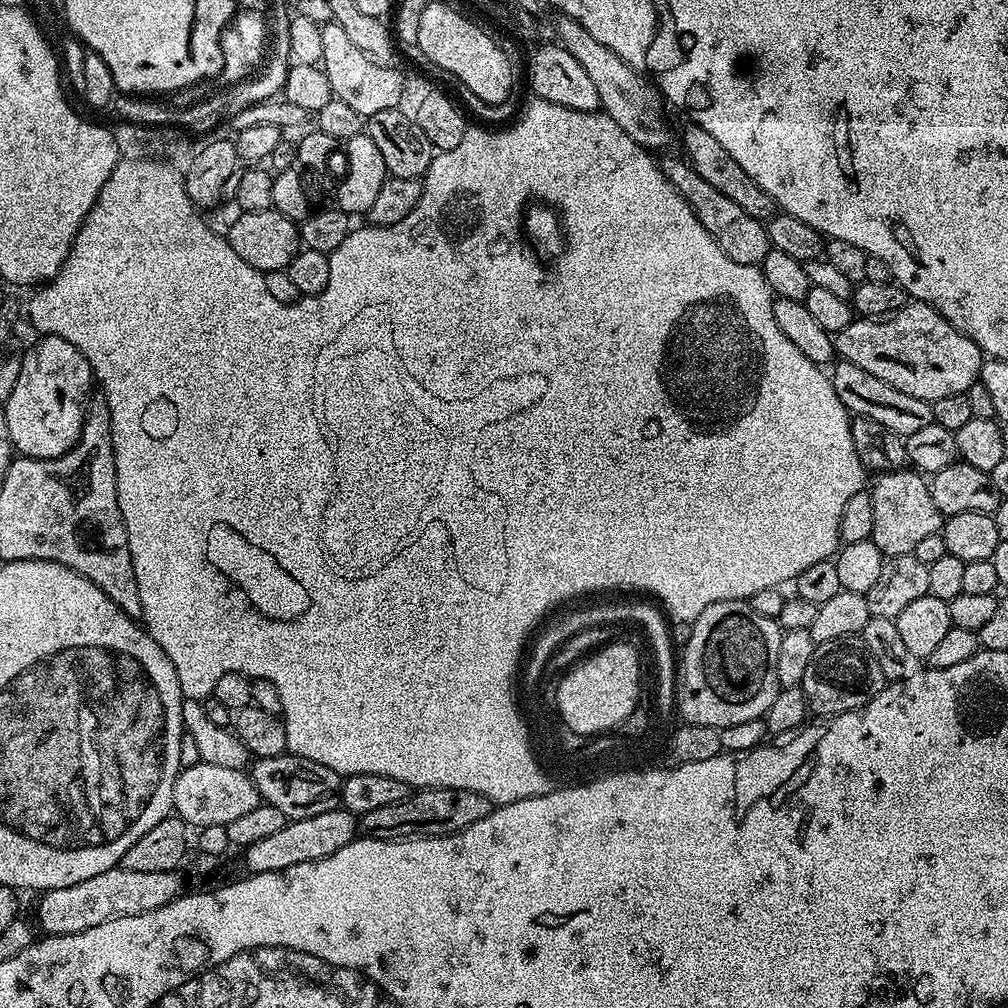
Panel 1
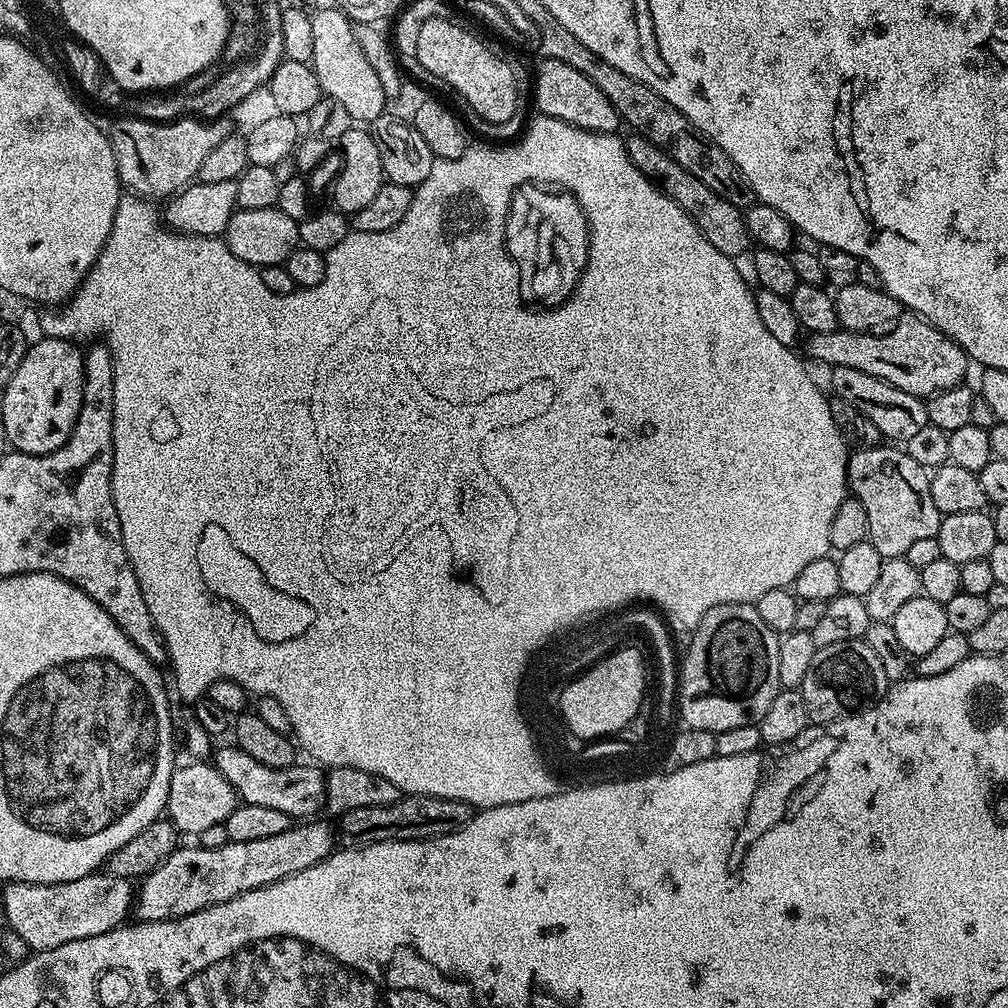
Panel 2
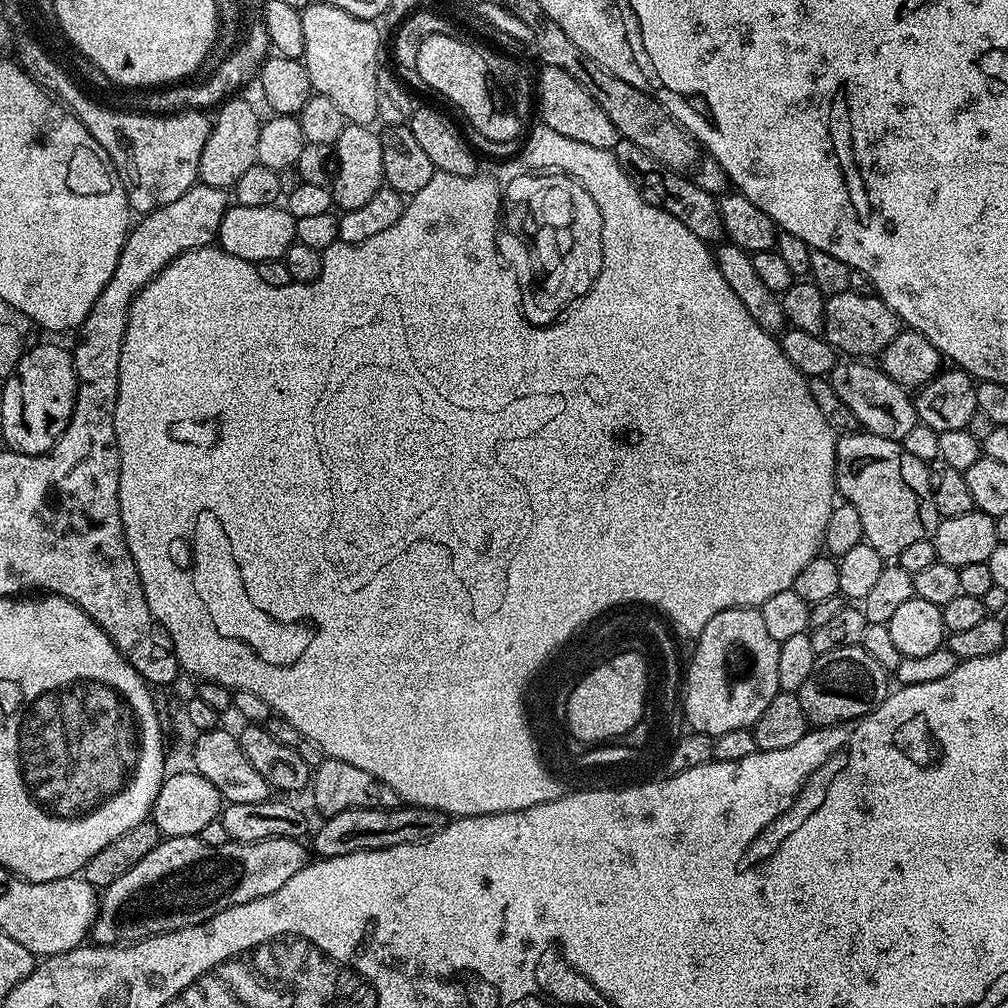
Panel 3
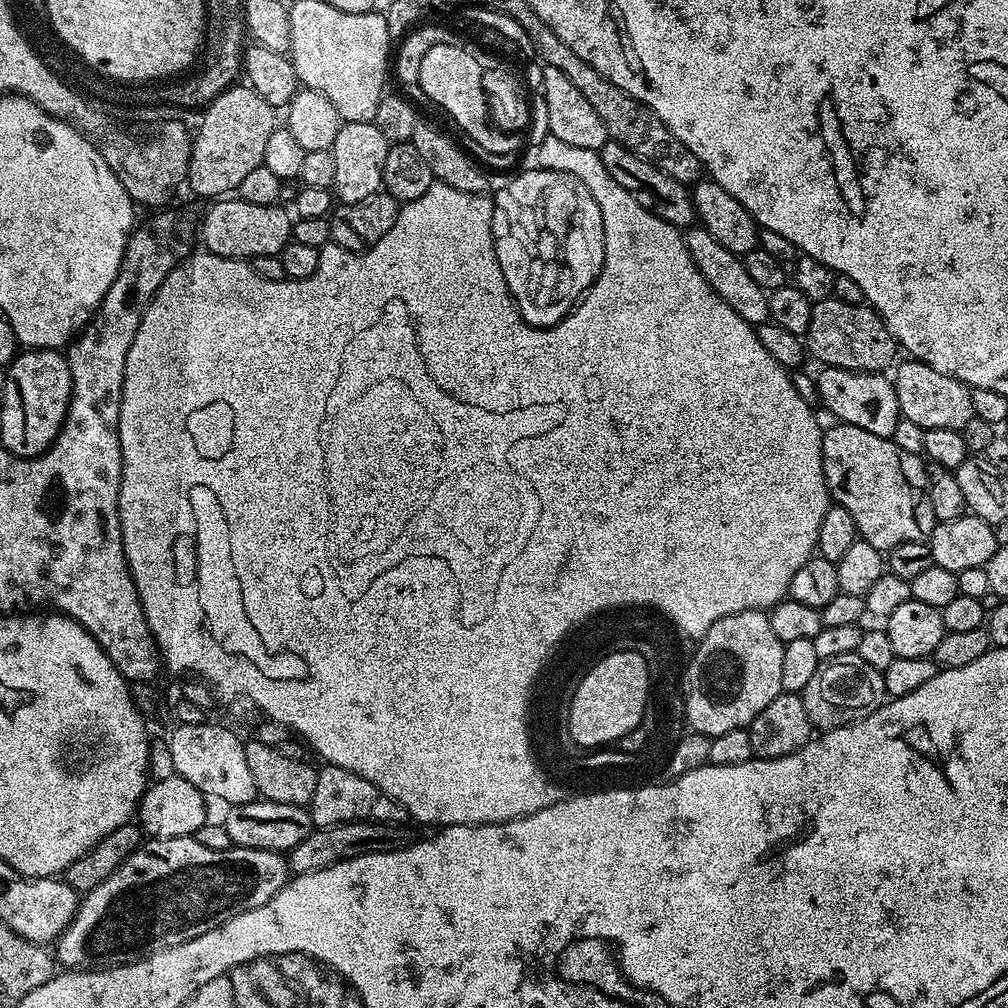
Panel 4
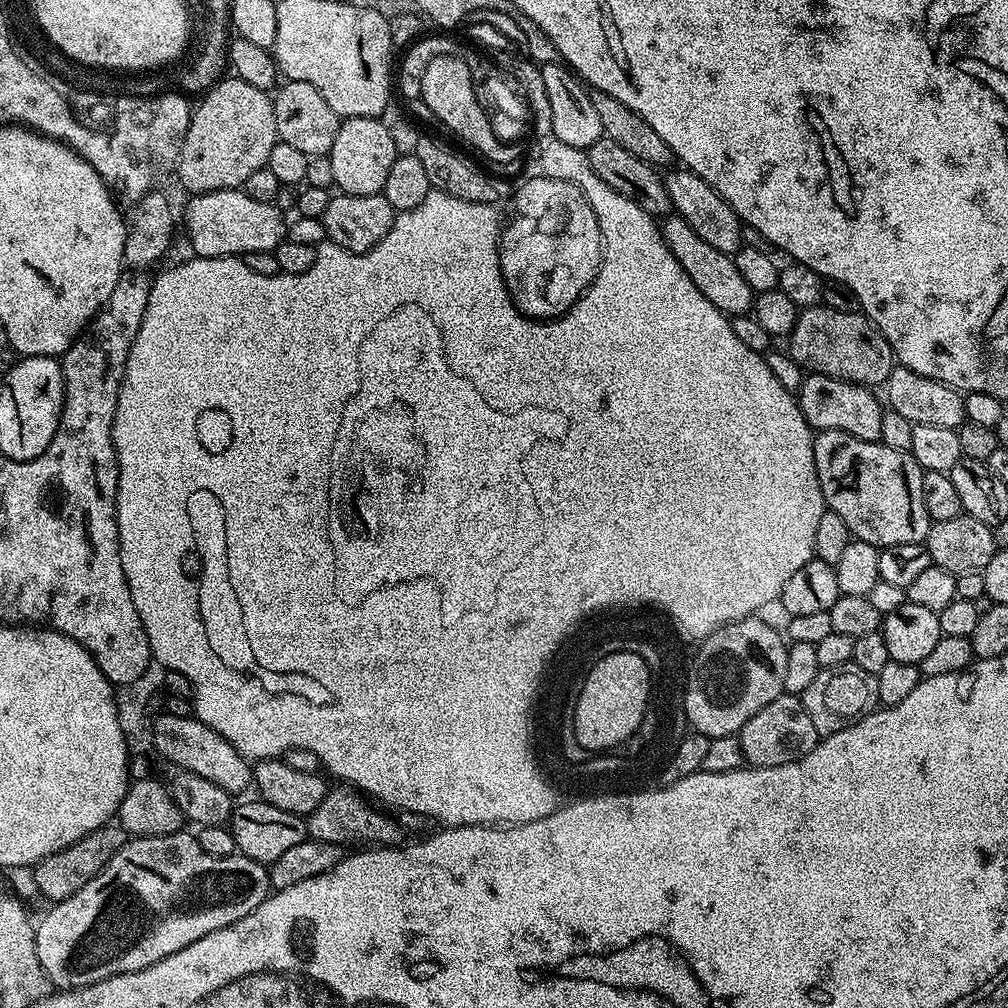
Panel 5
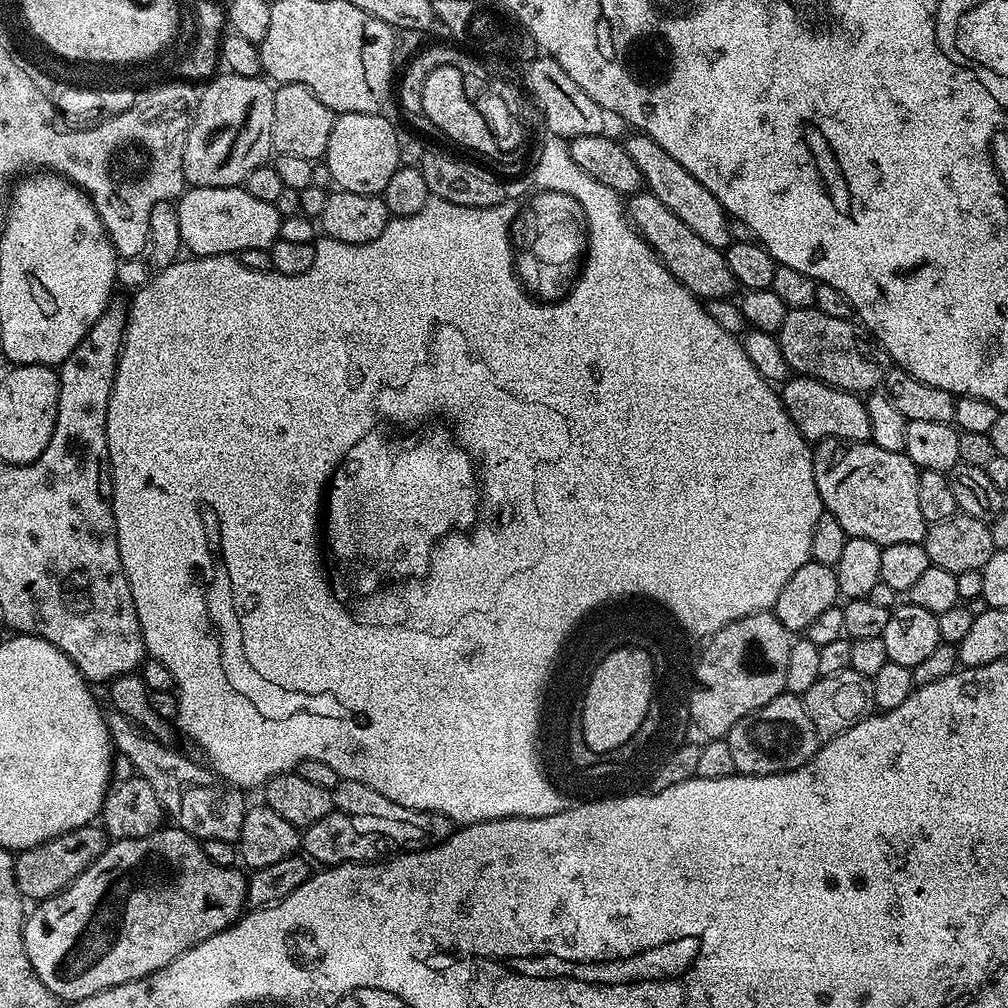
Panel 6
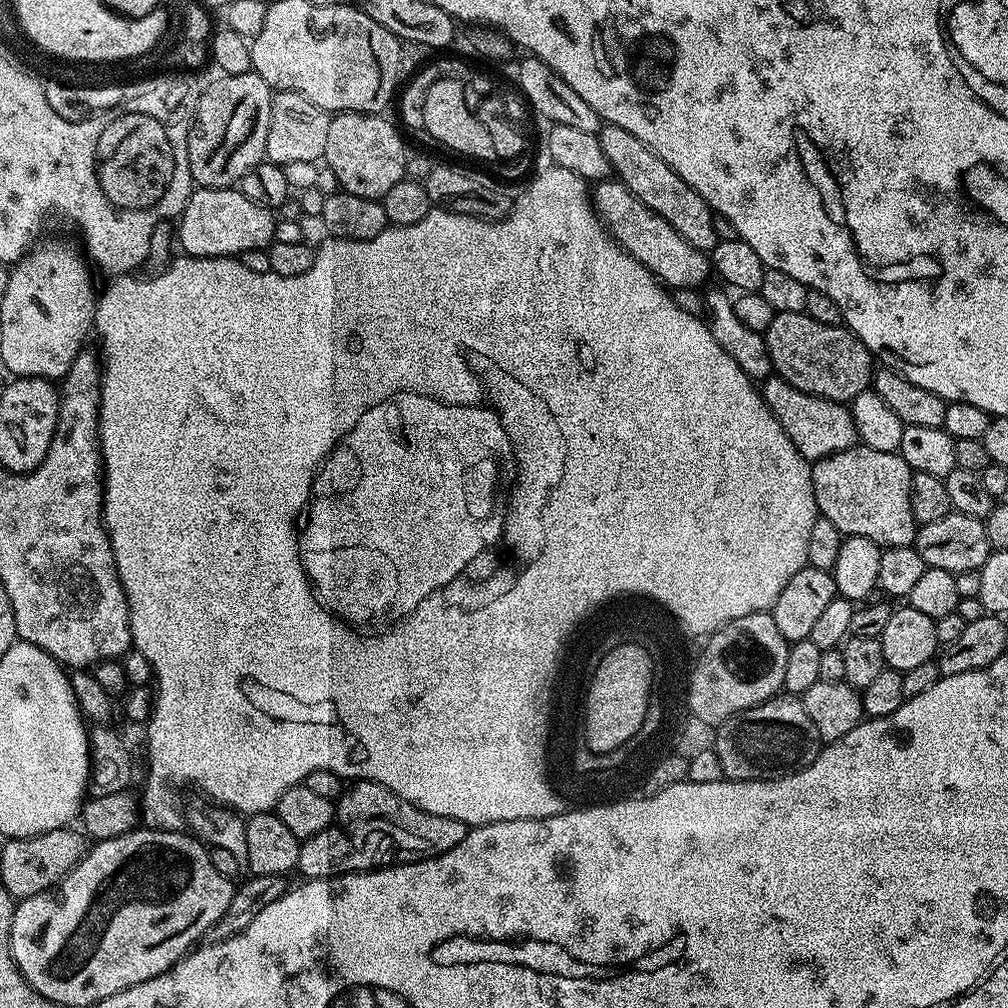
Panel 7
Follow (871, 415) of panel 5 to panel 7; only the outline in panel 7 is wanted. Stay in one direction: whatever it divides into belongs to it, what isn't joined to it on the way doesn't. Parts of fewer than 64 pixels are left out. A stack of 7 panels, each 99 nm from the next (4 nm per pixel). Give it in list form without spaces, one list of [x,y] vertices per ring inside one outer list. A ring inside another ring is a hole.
[[[775,374],[767,376],[759,385],[759,390],[766,406],[770,406],[774,418],[778,418],[778,426],[786,430],[786,438],[794,442],[798,454],[805,456],[809,462],[821,460],[830,454],[838,454],[847,448],[857,447],[858,437],[854,418],[847,403],[800,392],[793,384]]]

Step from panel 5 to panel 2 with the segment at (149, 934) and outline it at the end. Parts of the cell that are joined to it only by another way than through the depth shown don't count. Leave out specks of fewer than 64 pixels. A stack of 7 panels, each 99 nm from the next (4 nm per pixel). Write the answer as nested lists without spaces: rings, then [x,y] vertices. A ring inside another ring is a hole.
[[[320,819],[293,823],[290,830],[282,830],[282,834],[274,834],[270,838],[257,838],[255,842],[229,842],[218,850],[199,846],[177,847],[170,858],[158,866],[158,870],[139,881],[134,896],[135,919],[140,922],[179,921],[198,910],[230,902],[230,898],[238,894],[246,894],[287,876],[295,876],[302,870],[310,870],[310,866],[322,862],[338,848],[337,829]]]

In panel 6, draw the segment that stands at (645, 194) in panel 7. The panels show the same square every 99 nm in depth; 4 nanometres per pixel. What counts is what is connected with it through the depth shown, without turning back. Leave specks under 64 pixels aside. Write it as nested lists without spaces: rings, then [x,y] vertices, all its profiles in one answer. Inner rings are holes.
[[[632,134],[622,145],[634,160],[634,166],[638,166],[644,188],[654,198],[658,198],[658,202],[662,202],[662,206],[666,206],[670,214],[678,214],[678,218],[682,218],[682,222],[686,222],[686,226],[690,226],[690,230],[694,230],[694,234],[698,234],[698,238],[702,238],[702,242],[709,246],[723,250],[732,243],[728,213],[718,202],[718,198],[714,198],[714,194],[710,194],[710,190],[706,190],[706,186],[702,186],[702,182],[698,182],[698,178],[694,178],[690,170],[686,170],[686,166],[674,162],[674,158],[670,158],[670,154],[666,154],[666,150],[658,146],[658,142],[643,134]]]

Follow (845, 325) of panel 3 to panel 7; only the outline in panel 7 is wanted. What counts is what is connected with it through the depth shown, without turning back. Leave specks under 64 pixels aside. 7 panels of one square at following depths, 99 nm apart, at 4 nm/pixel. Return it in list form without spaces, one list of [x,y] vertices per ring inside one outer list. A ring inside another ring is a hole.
[[[777,312],[764,331],[766,350],[775,375],[790,382],[800,392],[827,400],[851,402],[874,380],[872,351],[850,329],[814,322],[804,312]]]

